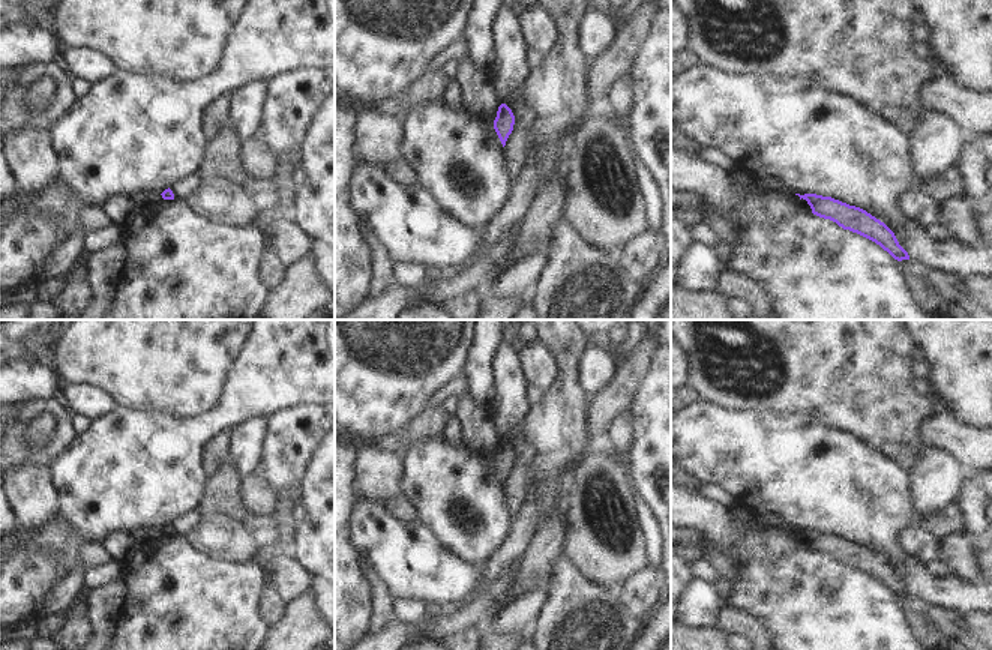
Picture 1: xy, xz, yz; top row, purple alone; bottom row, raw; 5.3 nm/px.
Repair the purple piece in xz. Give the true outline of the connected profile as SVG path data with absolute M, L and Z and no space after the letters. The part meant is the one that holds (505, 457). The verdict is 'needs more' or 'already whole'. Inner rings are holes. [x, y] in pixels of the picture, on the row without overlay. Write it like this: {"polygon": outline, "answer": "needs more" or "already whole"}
{"polygon": "M501 440L498 443L497 453L494 456L494 465L503 483L506 482L506 477L513 467L513 461L515 461L515 452L512 446L506 440Z", "answer": "already whole"}

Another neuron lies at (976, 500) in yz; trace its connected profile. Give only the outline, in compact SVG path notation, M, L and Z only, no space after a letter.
M992 470L966 471L962 483L965 534L980 537L992 525Z

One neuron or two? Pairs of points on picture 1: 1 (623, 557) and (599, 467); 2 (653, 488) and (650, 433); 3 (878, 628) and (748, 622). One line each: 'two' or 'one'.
1: one
2: one
3: two

